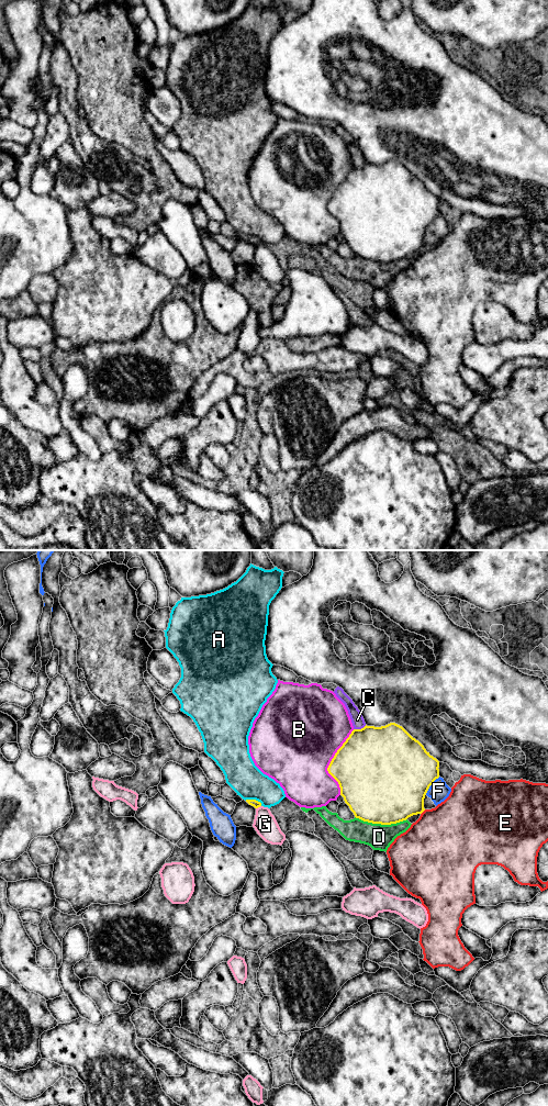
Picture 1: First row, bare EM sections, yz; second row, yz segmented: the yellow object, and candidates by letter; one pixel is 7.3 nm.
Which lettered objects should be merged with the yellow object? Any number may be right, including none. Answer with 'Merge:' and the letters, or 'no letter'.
Merge: no letter

